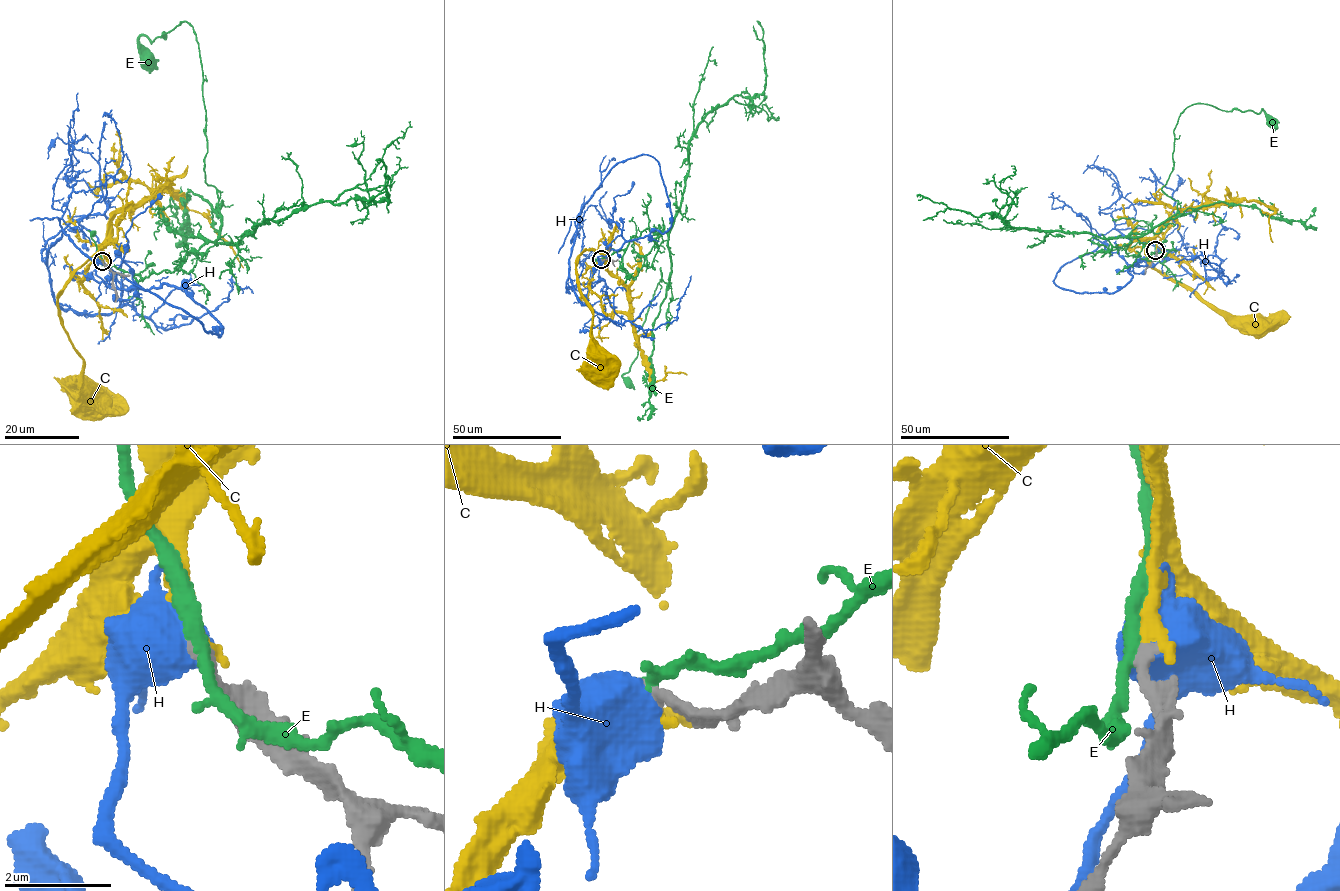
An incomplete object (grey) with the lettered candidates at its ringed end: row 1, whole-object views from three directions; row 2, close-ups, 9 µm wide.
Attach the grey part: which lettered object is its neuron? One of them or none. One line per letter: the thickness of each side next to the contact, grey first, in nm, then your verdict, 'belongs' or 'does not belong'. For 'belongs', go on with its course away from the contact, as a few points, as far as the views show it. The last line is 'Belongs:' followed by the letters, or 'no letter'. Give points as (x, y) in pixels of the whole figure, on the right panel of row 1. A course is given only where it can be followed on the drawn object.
C: 220 nm thick on the grey side, 240 nm on the other; belongs; it runs (1155, 250), (1152, 241), (1146, 258), (1154, 267), (1191, 287), (1211, 307), (1237, 315), (1248, 326), (1260, 326)
E: 240 nm thick on the grey side, 190 nm on the other; does not belong
H: 240 nm thick on the grey side, 700 nm on the other; does not belong
Belongs: C

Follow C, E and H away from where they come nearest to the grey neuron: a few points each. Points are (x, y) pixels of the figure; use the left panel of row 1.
C: (102, 261), (104, 245), (75, 271), (57, 303), (62, 326), (83, 362), (81, 382), (90, 401)
E: (102, 262), (148, 277), (217, 240), (192, 27), (186, 21), (152, 42), (142, 35), (150, 61)
H: (102, 262), (110, 287), (181, 287), (221, 335), (63, 232), (58, 305), (164, 328), (232, 282), (253, 293)

